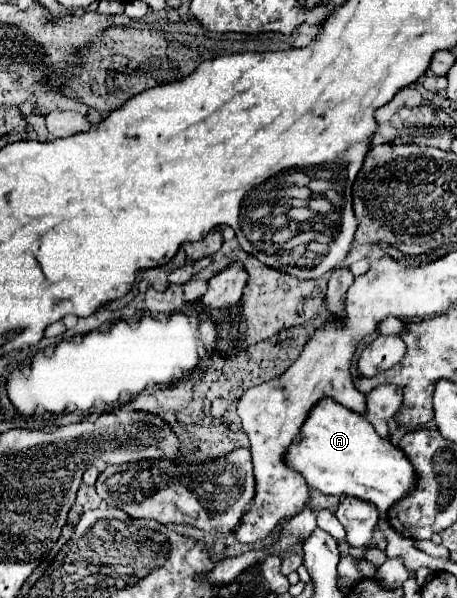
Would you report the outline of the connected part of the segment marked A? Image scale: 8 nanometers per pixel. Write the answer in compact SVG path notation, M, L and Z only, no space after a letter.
M321 400L305 420L299 438L289 446L287 464L305 476L311 488L323 494L355 496L377 506L385 514L395 502L405 498L417 482L417 472L401 448L381 438L365 416L347 410L345 406Z

